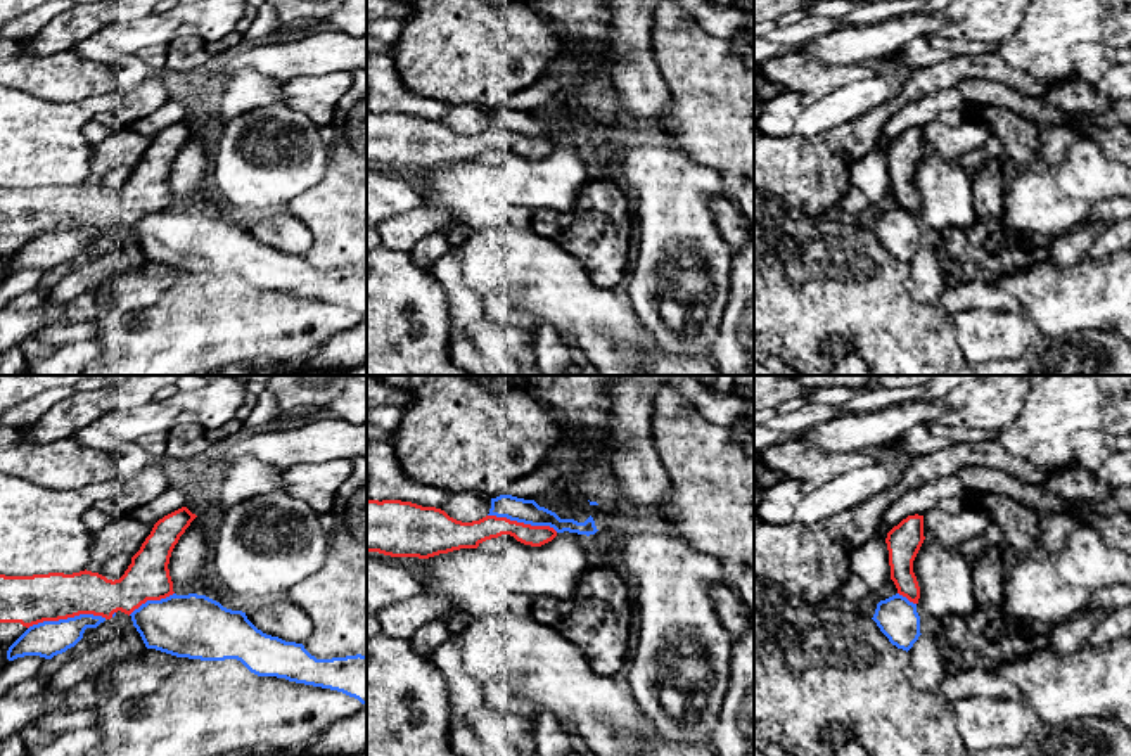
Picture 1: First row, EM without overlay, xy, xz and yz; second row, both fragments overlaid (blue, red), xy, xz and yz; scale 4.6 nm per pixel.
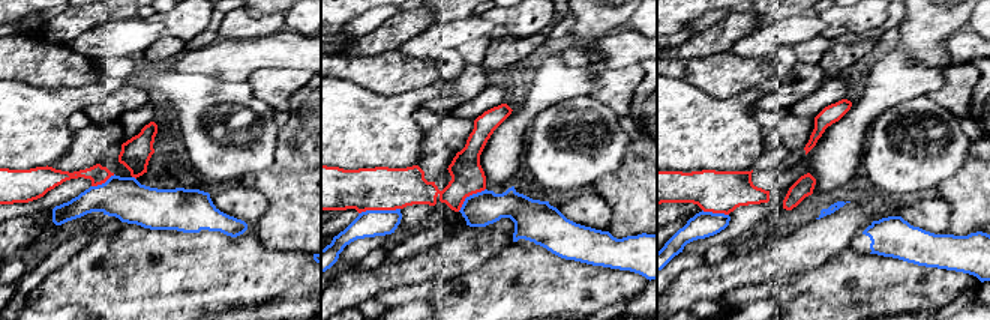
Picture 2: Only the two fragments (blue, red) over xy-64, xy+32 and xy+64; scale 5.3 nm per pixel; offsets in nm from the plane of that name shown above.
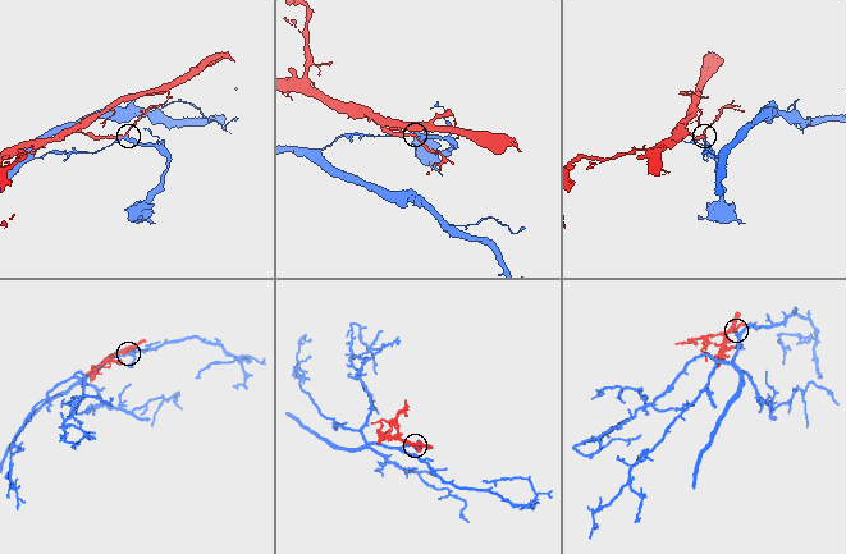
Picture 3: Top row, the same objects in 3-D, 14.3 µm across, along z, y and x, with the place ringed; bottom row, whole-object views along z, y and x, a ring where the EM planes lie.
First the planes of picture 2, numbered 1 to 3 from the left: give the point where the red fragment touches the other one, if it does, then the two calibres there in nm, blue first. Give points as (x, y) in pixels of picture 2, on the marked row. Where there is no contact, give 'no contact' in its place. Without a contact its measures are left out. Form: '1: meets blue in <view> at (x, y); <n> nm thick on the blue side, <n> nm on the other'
1: meets blue in xy-64 at (102, 184); 220 nm thick on the blue side, 100 nm on the other
2: meets blue in xy+32 at (378, 211); 140 nm thick on the blue side, 240 nm on the other
3: meets blue in xy+64 at (716, 214); 140 nm thick on the blue side, 220 nm on the other

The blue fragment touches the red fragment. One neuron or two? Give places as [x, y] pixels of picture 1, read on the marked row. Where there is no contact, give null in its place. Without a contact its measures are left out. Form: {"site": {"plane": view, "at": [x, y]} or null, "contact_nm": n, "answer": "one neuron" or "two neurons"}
{"site": {"plane": "xy", "at": [68, 618]}, "contact_nm": 380, "answer": "two neurons"}

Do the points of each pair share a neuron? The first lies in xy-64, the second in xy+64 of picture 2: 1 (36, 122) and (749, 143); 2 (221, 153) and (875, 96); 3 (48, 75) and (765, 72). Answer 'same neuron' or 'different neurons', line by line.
1: same neuron
2: different neurons
3: same neuron

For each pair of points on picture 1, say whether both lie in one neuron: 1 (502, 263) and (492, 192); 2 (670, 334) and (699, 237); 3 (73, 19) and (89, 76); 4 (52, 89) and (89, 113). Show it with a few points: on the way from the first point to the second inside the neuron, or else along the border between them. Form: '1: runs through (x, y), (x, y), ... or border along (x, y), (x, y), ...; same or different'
1: border along (504, 217), (493, 225), (474, 229); different
2: runs through (680, 310), (682, 262); same
3: border along (71, 49), (31, 54); different
4: border along (111, 90), (71, 101), (42, 101), (31, 96); different

